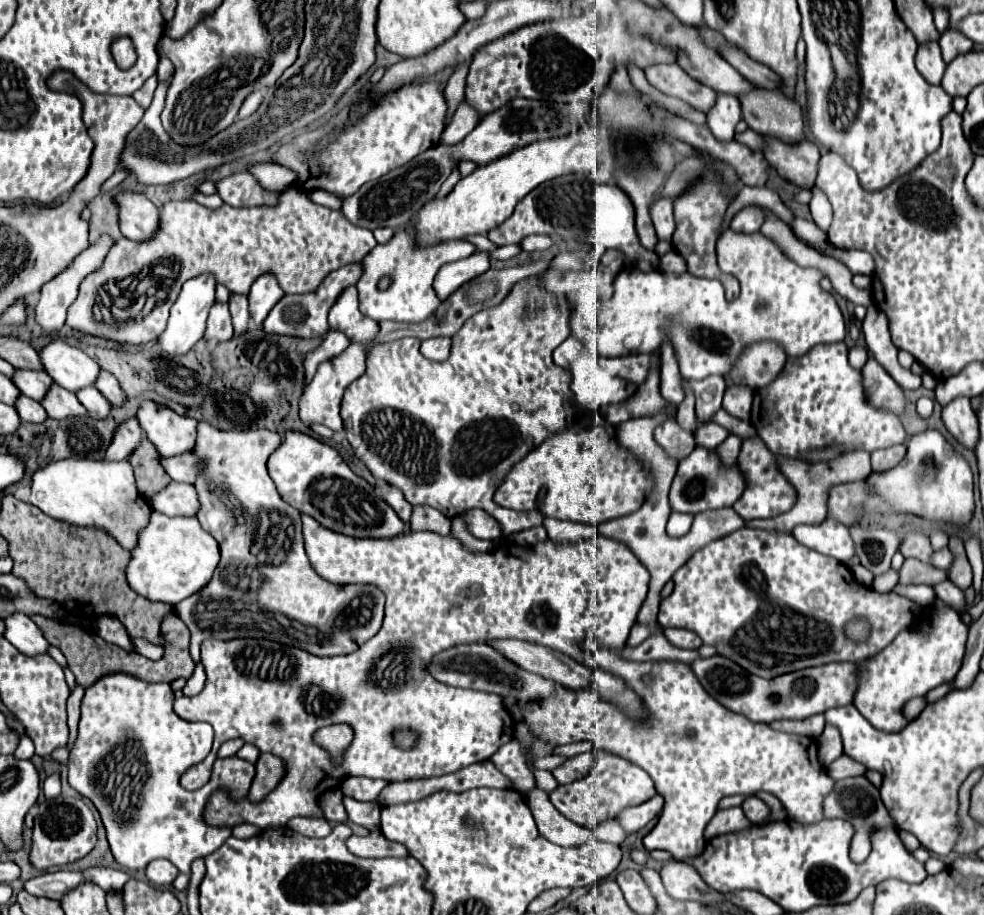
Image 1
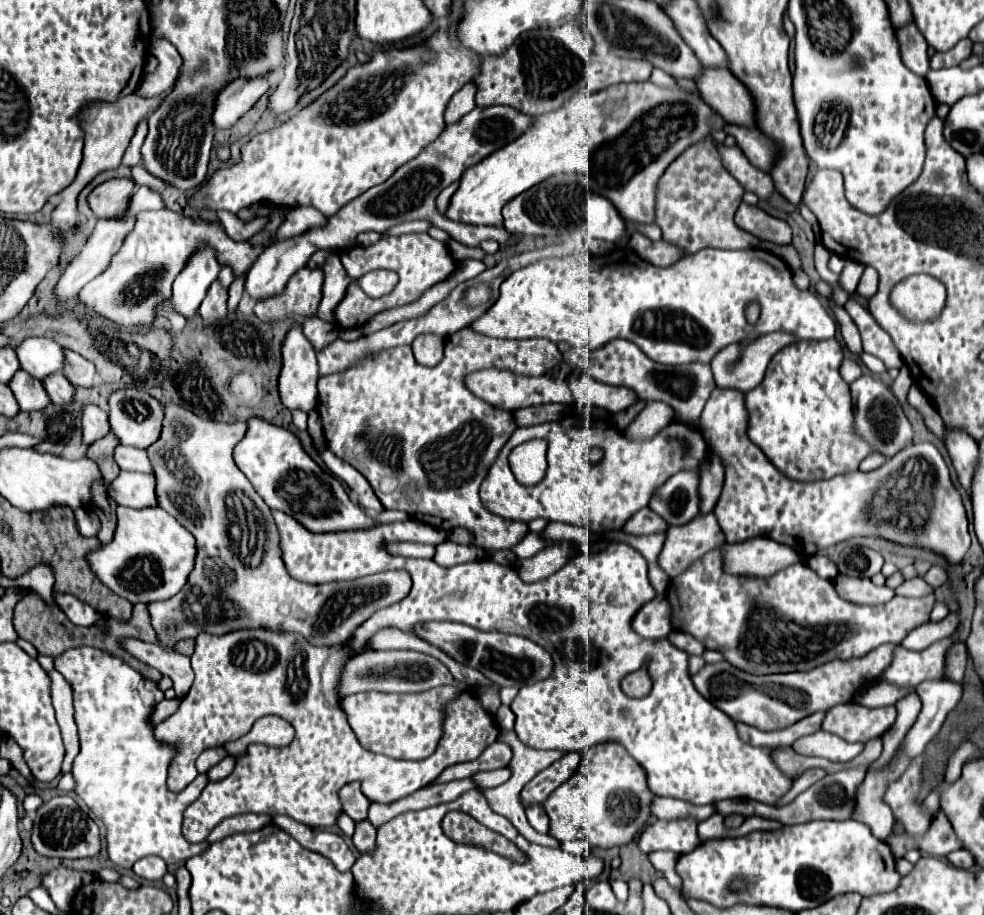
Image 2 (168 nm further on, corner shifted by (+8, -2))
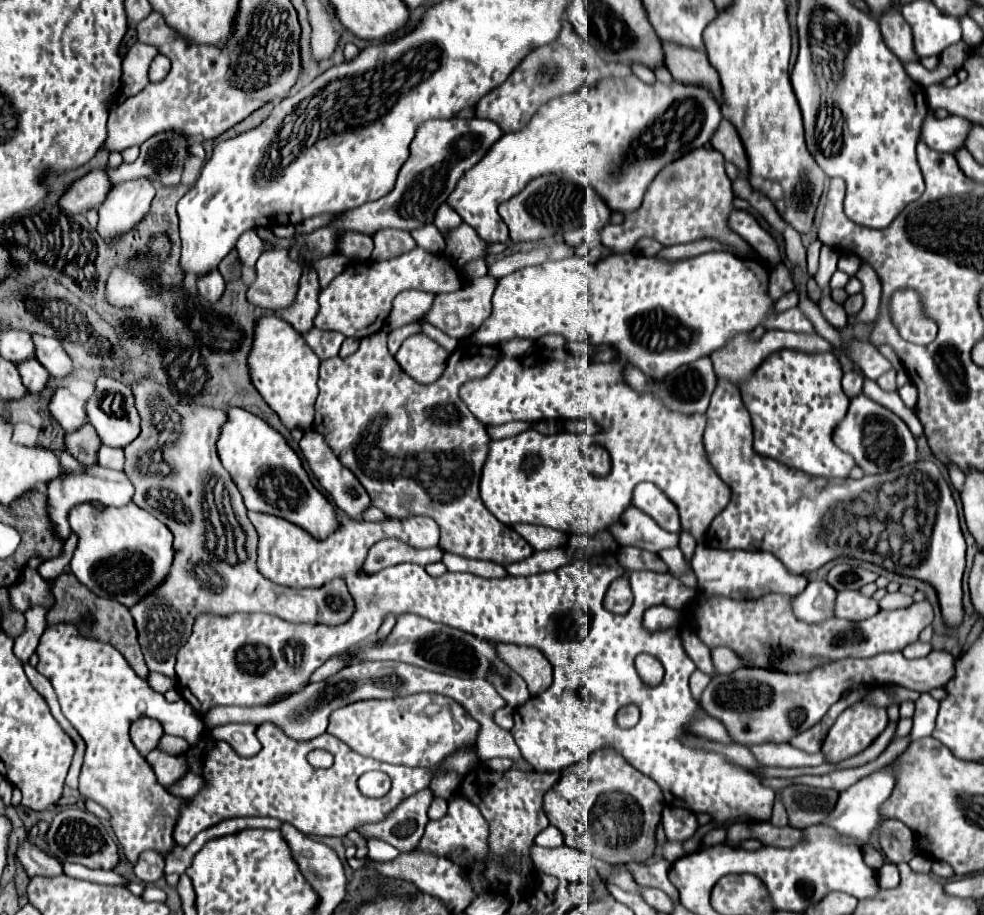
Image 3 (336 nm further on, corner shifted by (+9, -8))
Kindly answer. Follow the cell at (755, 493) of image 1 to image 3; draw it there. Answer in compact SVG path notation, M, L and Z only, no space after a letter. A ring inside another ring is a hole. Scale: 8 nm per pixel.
M718 377L710 407L706 411L708 423L704 431L704 451L716 475L730 487L732 499L728 507L714 517L706 531L706 545L712 549L746 549L768 551L784 563L790 573L806 575L828 561L844 555L884 567L886 571L920 579L934 587L942 609L942 619L948 627L962 625L962 575L966 567L966 541L960 531L958 511L948 483L932 461L918 461L882 475L854 479L810 477L798 469L790 469L780 461L758 455L752 449L752 423L740 399L740 389L734 383Z

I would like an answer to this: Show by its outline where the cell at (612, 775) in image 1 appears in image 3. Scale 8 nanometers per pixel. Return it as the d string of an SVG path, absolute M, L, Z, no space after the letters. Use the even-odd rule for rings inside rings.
M602 749L590 755L588 767L576 771L576 765L560 771L560 779L544 795L544 813L550 825L558 827L564 835L564 845L584 851L596 859L602 859L612 865L624 863L644 863L654 855L656 849L656 827L661 822L664 809L664 795L650 777L636 771L622 755L612 749Z

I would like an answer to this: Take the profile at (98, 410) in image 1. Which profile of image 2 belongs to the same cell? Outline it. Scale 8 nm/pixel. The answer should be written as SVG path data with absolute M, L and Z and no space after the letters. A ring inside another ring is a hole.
M55 373L47 377L43 385L55 405L69 405L75 397L75 387L67 381L67 377L63 377L63 373Z

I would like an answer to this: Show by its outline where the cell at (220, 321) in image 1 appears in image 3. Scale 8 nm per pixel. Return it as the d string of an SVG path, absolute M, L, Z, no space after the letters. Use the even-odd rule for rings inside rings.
M214 269L214 271L210 271L210 273L202 275L202 277L198 277L196 279L196 285L198 285L200 295L204 299L212 301L212 303L218 301L220 295L224 293L224 279L222 279L222 275L220 275L218 269Z

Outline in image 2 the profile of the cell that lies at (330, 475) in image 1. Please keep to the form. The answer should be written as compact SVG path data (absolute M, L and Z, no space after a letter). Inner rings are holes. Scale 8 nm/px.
M249 419L249 429L245 439L235 447L235 463L243 469L245 477L253 483L255 491L263 501L277 511L295 517L311 533L335 533L335 531L355 531L375 527L375 519L359 507L355 499L349 497L345 485L321 469L309 453L305 453L301 441L287 429L271 425L263 419Z

